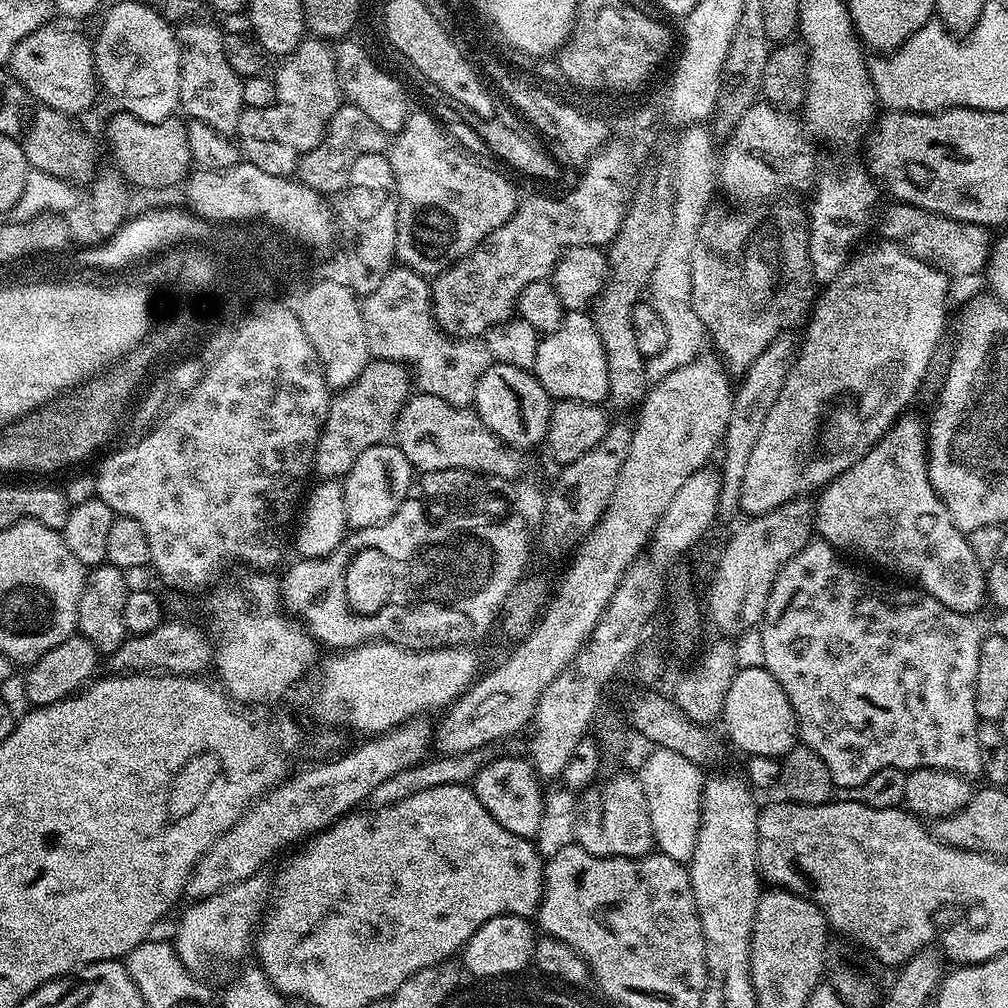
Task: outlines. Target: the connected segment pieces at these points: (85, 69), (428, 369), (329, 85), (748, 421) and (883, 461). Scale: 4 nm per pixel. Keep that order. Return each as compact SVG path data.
M52 27L38 28L18 42L12 52L10 71L18 78L18 82L22 82L22 86L26 86L28 94L38 102L76 118L79 117L79 112L86 111L95 102L96 92L98 93L94 44L89 37L87 40L80 32L71 32L68 28Z
M393 266L382 278L381 285L373 293L363 297L362 307L369 357L407 366L414 377L415 387L425 396L442 398L442 402L450 402L450 406L455 408L467 408L475 401L478 382L482 374L486 374L486 370L494 363L488 353L488 345L472 348L472 338L453 338L442 334L441 329L436 327L432 290L423 275L412 268Z
M306 38L296 47L295 55L308 56L308 68L288 68L282 80L282 98L268 108L245 108L238 122L238 143L247 163L266 170L266 174L291 177L299 169L301 158L324 141L328 124L342 103L340 82L336 73L336 54L333 45L323 38Z
M785 334L780 335L769 344L768 348L754 360L747 371L741 377L741 384L737 385L733 393L733 400L730 410L730 421L727 422L727 432L722 441L722 466L720 465L720 488L719 488L719 514L718 518L723 521L732 521L740 514L740 504L742 496L742 481L746 478L746 465L750 460L750 454L753 453L753 448L758 437L762 434L762 427L765 426L766 417L770 414L770 409L774 406L774 402L778 400L782 386L785 385L785 378L788 377L788 372L792 366L792 362L796 356L796 342L791 339L792 336Z
M904 414L897 419L896 423L884 433L884 437L870 449L858 462L854 462L854 466L850 466L842 474L838 474L831 482L825 484L823 488L819 489L816 500L816 508L814 504L814 528L818 533L819 539L828 541L833 548L837 550L845 550L844 548L861 548L864 552L869 552L872 556L877 556L880 560L885 560L888 564L896 564L896 568L904 576L913 576L915 583L924 591L930 593L935 600L942 602L950 610L955 612L962 612L965 614L972 614L980 607L980 603L985 603L986 600L986 568L980 560L976 557L976 552L972 549L972 544L967 535L961 532L955 524L952 523L952 518L948 514L947 508L944 507L943 500L940 495L934 490L934 486L928 480L928 438L926 435L926 424L922 419L915 420L914 417Z

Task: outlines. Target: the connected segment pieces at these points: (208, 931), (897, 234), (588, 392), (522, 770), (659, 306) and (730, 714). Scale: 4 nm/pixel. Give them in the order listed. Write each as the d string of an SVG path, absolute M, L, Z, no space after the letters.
M252 882L233 884L210 898L187 905L189 908L180 916L180 925L176 928L174 939L181 968L197 978L203 978L211 970L212 964L239 965L239 960L247 952L249 955L253 951L254 937L265 915L264 892L254 885Z
M899 202L889 203L889 208L879 213L881 241L899 244L910 255L934 266L949 278L955 276L976 276L988 267L988 257L992 255L994 236L981 224L958 222L949 216L934 214L918 206Z
M565 311L564 323L558 326L558 330L541 335L538 356L534 358L531 371L553 401L577 400L603 405L608 400L606 350L602 350L602 338L587 311Z
M500 756L488 765L485 763L474 777L474 791L484 809L506 826L510 834L529 838L535 837L542 822L546 792L540 789L540 785L536 769L520 756Z
M683 259L670 260L658 265L652 275L652 282L646 289L647 299L654 310L658 310L662 323L666 326L666 347L646 360L648 379L652 382L666 378L666 374L674 374L674 370L694 362L694 358L705 351L706 331L691 305L691 270Z
M765 667L737 671L726 690L722 725L728 731L732 744L748 756L775 756L783 758L798 744L798 725L794 706L786 698L786 690Z

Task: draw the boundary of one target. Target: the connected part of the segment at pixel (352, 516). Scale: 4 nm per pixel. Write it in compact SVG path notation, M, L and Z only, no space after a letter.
M389 442L370 446L350 466L347 476L343 477L344 502L349 529L369 528L386 522L409 499L411 488L414 488L414 469L395 443Z

